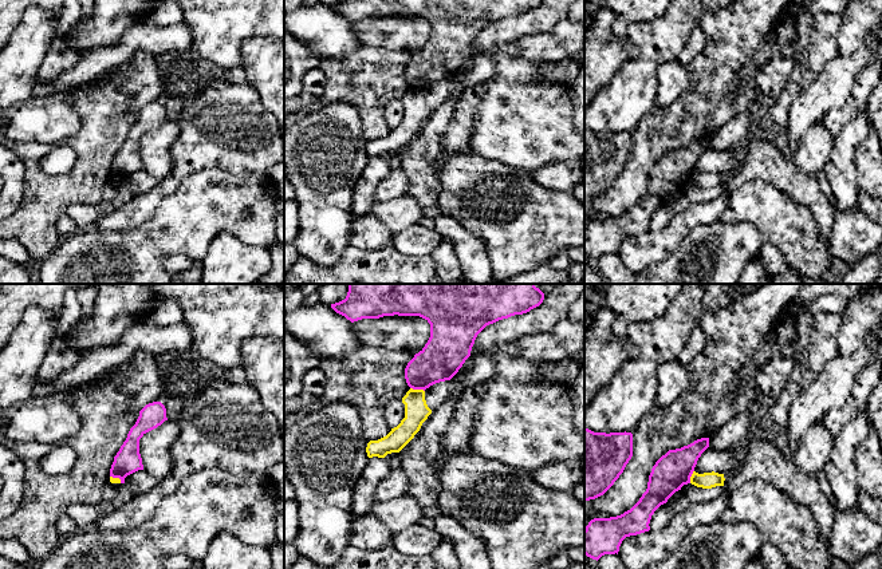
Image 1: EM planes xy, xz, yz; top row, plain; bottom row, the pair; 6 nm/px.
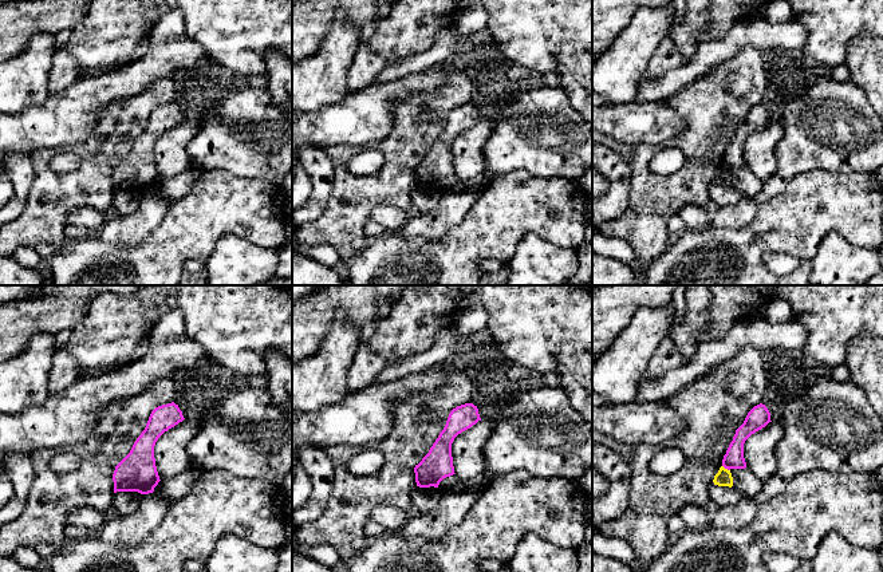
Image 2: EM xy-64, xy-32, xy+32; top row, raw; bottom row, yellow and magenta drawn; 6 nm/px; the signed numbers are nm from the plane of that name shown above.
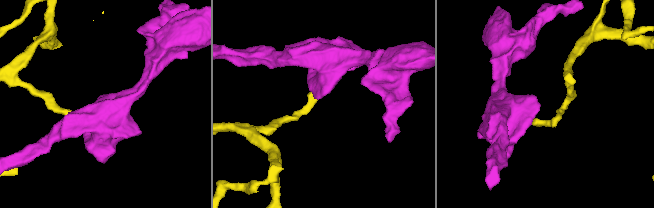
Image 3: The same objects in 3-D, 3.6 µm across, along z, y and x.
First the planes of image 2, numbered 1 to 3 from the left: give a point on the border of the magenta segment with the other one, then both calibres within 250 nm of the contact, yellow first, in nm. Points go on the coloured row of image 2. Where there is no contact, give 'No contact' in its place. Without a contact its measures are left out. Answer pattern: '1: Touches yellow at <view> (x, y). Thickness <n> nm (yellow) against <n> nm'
1: No contact
2: No contact
3: Touches yellow at xy+32 (726, 469). Thickness 100 nm (yellow) against 120 nm

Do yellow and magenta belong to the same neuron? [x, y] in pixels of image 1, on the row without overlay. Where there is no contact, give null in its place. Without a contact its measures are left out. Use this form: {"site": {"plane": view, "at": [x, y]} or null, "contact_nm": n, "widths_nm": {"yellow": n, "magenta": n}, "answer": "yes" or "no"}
{"site": {"plane": "xz", "at": [417, 90]}, "contact_nm": 90, "widths_nm": {"yellow": 140, "magenta": 260}, "answer": "no"}

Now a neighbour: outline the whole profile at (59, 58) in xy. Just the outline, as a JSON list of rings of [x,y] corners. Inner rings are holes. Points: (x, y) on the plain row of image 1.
[[[55,37],[43,59],[38,78],[43,83],[54,83],[64,71],[72,68],[80,55],[66,46],[63,37]]]

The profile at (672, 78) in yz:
[[[678,59],[662,63],[657,68],[655,106],[672,104],[689,86],[688,67]]]

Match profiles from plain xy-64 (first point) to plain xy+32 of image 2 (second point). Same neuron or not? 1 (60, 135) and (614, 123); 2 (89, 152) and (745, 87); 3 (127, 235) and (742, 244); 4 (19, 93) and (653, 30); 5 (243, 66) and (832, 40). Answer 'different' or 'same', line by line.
1: same
2: same
3: different
4: same
5: same

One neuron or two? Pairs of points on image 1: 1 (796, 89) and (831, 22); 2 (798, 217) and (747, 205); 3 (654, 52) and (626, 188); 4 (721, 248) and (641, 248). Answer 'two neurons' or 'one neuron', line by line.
1: one neuron
2: one neuron
3: two neurons
4: two neurons

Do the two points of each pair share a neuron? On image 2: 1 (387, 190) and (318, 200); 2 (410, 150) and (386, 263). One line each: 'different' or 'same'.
1: different
2: different

